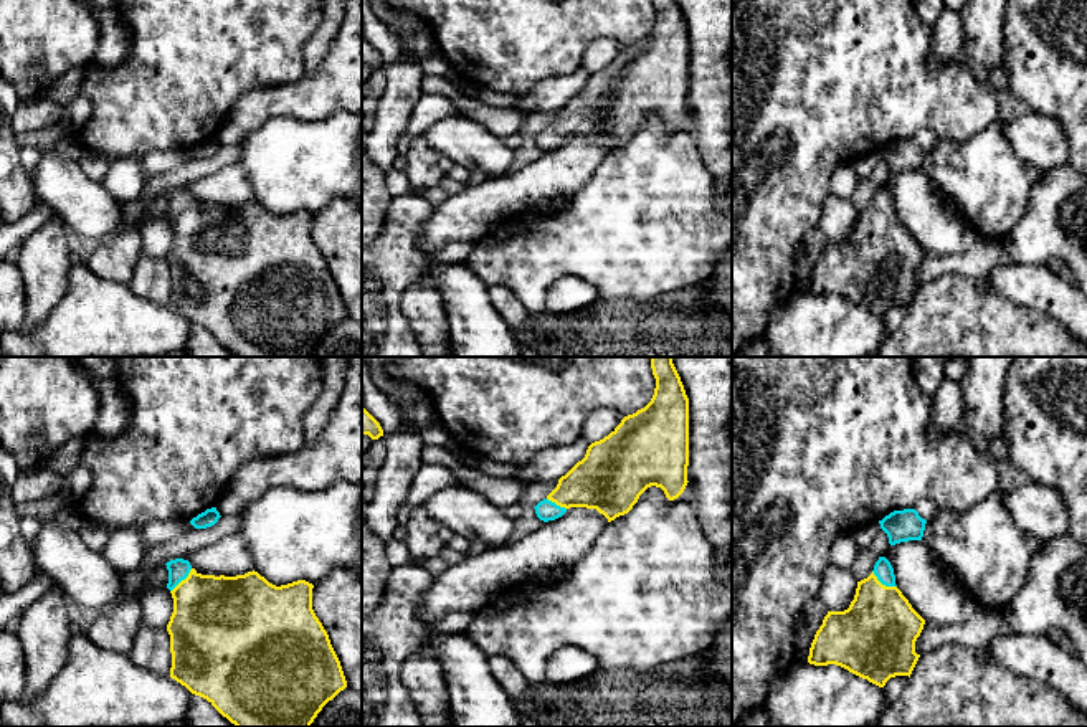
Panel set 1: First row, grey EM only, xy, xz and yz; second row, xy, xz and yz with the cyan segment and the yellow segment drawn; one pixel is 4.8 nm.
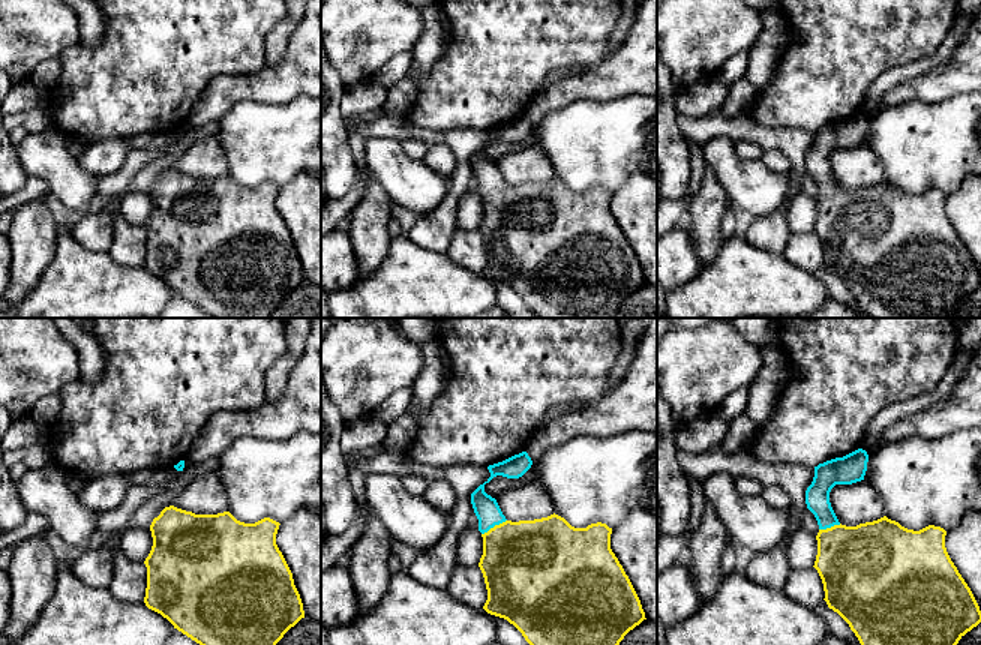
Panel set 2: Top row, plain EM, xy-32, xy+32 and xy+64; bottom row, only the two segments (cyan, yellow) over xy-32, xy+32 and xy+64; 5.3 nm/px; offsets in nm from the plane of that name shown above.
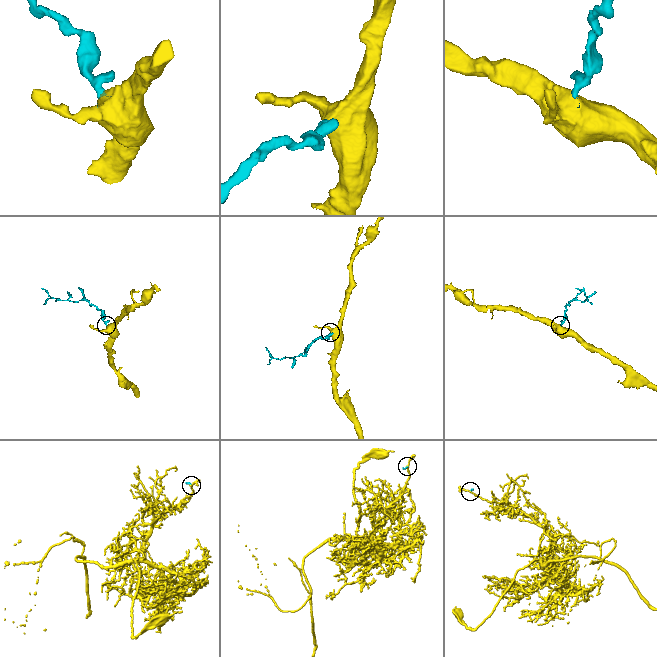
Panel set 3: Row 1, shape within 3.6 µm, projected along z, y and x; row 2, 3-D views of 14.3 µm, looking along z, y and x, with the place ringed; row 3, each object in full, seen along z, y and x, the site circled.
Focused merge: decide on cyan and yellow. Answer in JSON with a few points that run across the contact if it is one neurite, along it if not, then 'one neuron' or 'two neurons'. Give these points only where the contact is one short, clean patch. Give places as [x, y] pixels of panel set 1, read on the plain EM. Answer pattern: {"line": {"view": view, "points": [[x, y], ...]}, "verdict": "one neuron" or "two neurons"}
{"line": {"view": "yz", "points": [[882, 199], [882, 213], [878, 263]]}, "verdict": "one neuron"}

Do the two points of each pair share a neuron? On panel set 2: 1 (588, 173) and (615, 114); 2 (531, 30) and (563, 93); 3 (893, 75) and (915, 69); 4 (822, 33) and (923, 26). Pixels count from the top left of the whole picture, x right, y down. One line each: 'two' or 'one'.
1: one
2: two
3: one
4: one

